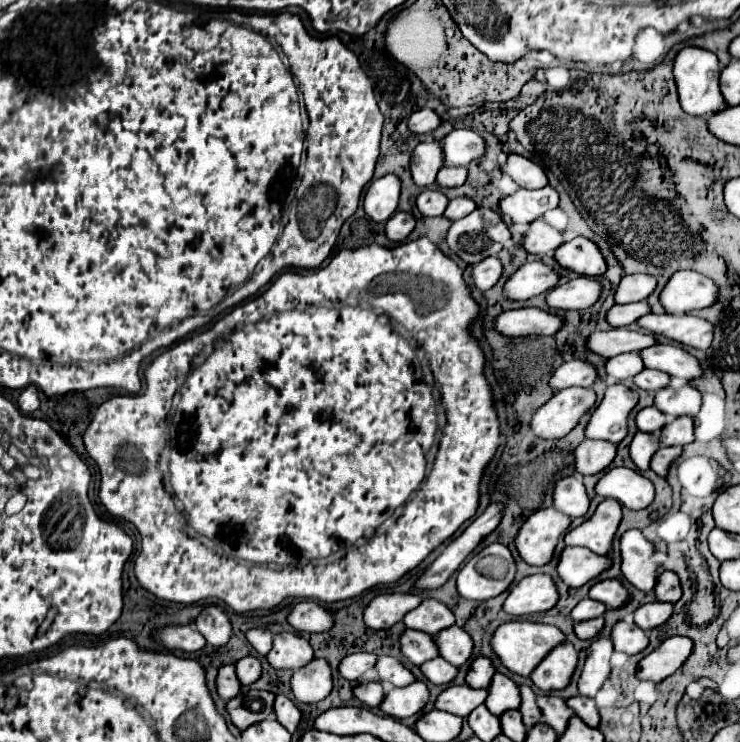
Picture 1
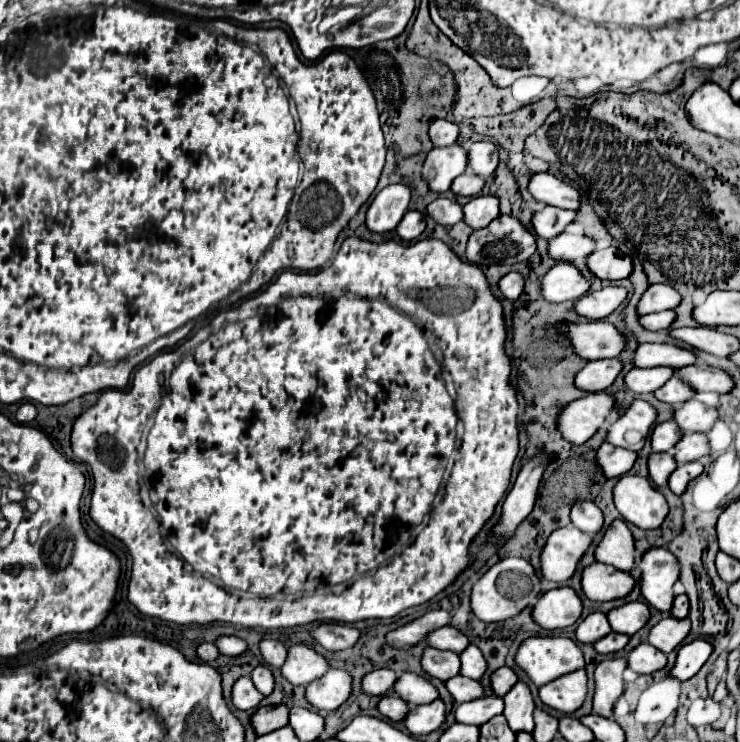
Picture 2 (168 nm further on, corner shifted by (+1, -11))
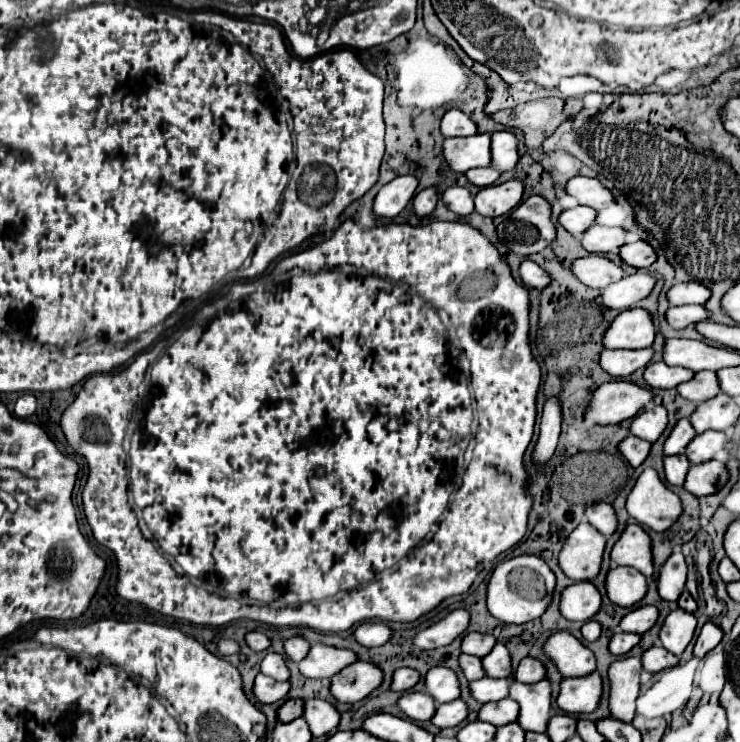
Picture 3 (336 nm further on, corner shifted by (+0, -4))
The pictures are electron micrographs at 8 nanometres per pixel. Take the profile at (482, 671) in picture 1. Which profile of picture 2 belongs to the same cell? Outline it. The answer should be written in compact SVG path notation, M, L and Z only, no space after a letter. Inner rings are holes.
M508 666L496 670L494 676L492 676L492 688L494 688L494 692L496 692L498 696L504 696L516 682L518 682L518 676L516 676L516 672L514 672L512 668L508 668Z

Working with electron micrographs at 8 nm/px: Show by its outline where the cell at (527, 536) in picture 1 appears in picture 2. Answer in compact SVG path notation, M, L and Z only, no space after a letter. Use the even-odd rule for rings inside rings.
M572 524L568 528L554 530L540 554L544 578L552 582L570 580L590 544L592 538Z

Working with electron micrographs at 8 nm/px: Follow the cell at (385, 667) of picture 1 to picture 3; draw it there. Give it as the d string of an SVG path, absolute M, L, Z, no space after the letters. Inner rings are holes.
M433 667L423 677L425 693L431 695L437 703L459 699L459 681L457 675L447 667Z

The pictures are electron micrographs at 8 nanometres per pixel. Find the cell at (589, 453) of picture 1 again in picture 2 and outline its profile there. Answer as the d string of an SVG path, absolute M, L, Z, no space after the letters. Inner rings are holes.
M602 444L598 450L598 464L604 470L606 478L620 478L624 474L630 472L630 468L634 466L638 454L630 452L626 448L618 448L612 444Z

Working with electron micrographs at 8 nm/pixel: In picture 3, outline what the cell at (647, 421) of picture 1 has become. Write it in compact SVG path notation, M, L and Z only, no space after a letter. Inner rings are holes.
M679 419L675 423L673 431L669 433L665 445L663 445L665 455L681 455L681 453L685 453L685 447L693 437L695 437L695 433L693 433L693 427L691 427L689 419Z

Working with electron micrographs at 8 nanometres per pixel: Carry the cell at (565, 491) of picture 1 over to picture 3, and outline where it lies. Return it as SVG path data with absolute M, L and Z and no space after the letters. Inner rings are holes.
M593 503L585 509L585 519L597 529L601 531L605 537L609 537L615 527L617 527L617 517L615 511L609 503Z

